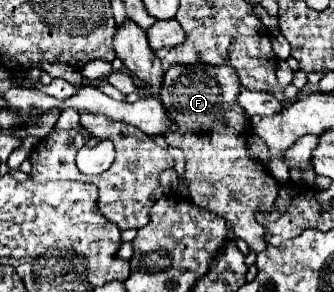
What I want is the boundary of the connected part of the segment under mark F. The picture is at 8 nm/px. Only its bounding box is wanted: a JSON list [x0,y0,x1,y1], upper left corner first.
[159,66,279,254]

